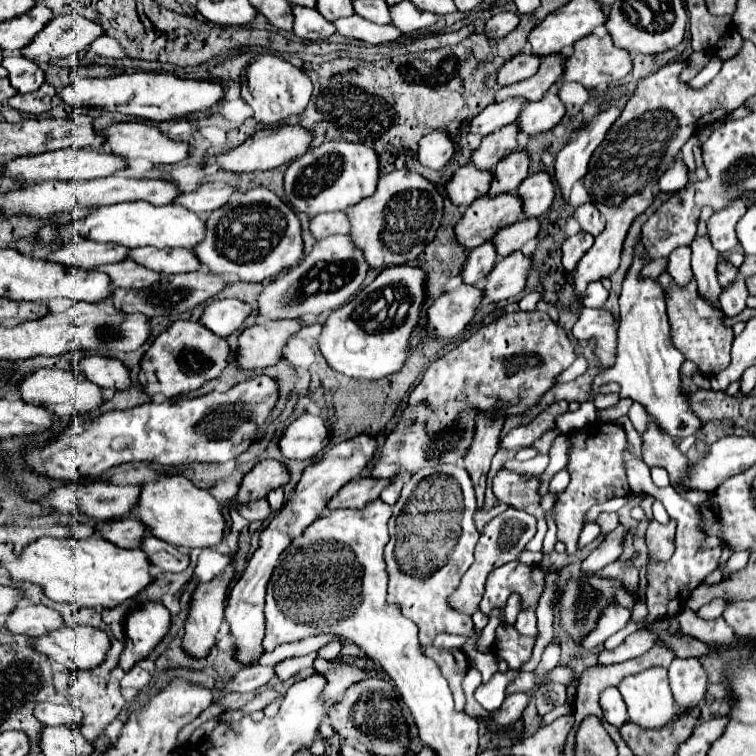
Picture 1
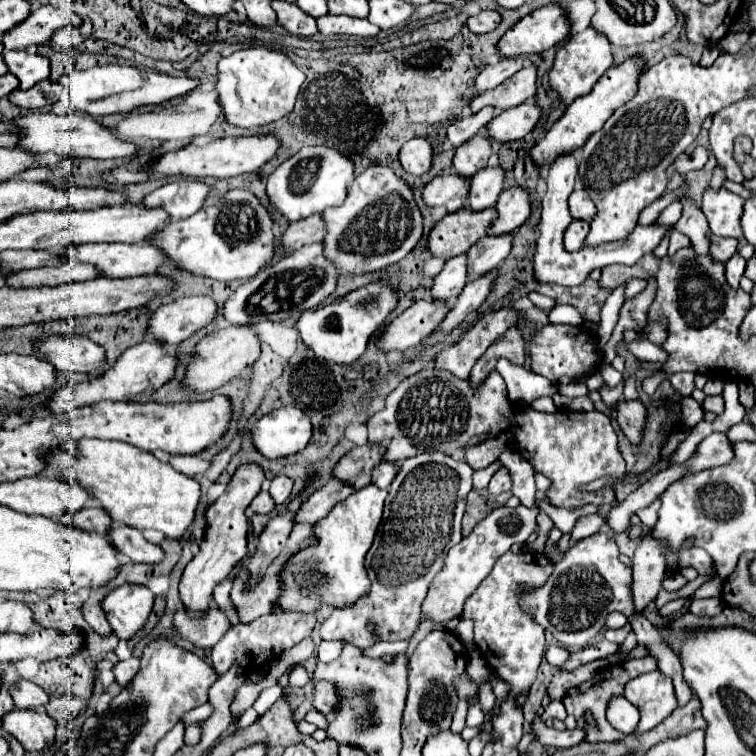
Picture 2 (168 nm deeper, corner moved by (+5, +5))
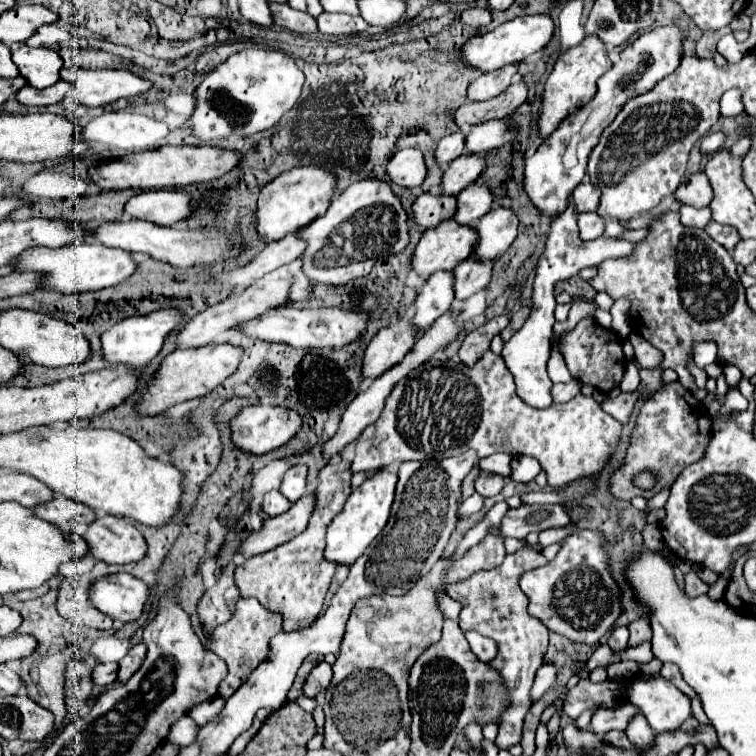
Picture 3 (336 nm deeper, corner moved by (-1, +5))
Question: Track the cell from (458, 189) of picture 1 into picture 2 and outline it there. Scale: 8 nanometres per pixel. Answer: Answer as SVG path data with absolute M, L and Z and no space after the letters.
M457 173L439 175L431 183L427 183L423 199L429 207L443 205L449 213L453 213L461 207L467 207L469 189L471 189L471 177L457 177Z

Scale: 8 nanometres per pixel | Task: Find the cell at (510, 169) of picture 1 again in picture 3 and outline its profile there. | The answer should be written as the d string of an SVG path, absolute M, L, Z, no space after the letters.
M483 183L469 185L457 197L457 213L453 215L453 221L459 225L475 225L491 209L491 203L493 195Z

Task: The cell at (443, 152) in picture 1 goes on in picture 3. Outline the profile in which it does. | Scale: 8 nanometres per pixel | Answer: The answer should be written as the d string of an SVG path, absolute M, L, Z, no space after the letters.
M401 149L387 163L387 175L395 185L417 187L427 175L425 159L419 149Z

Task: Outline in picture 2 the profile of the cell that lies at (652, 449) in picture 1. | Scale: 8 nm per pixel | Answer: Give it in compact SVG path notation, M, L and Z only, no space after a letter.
M619 401L617 409L615 409L615 417L617 417L625 437L633 445L639 445L643 441L647 407L641 401Z

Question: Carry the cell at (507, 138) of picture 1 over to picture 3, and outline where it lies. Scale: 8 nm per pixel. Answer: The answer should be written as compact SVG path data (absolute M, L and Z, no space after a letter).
M461 155L445 169L441 179L441 195L459 195L465 187L475 183L485 171L483 155Z

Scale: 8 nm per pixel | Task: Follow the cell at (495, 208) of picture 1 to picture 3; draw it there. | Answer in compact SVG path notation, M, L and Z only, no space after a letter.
M443 221L435 229L425 229L409 267L427 279L435 271L455 269L455 265L471 257L471 249L475 249L475 229Z

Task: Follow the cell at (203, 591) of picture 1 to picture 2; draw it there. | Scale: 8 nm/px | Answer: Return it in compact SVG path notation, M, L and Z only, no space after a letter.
M245 463L245 465L237 467L225 493L207 509L205 539L199 545L199 553L185 567L181 583L179 583L181 601L185 605L185 611L193 619L203 617L203 613L209 609L209 605L213 601L213 589L223 579L227 579L227 575L233 571L233 567L247 555L247 529L249 529L249 525L247 525L247 517L243 511L253 501L253 497L261 491L263 481L265 481L265 471L255 463Z

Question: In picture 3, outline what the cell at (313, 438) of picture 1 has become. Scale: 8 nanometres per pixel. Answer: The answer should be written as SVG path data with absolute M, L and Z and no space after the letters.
M249 405L243 407L233 419L231 419L231 439L233 445L243 449L245 453L263 455L269 453L281 445L285 445L295 433L301 429L301 417L287 409L287 407L273 407L273 405Z

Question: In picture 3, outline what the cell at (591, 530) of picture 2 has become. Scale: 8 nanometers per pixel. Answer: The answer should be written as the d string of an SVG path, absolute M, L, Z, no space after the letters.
M567 527L567 529L549 529L549 531L539 533L539 547L545 549L551 543L559 543L567 533L571 533L571 527Z

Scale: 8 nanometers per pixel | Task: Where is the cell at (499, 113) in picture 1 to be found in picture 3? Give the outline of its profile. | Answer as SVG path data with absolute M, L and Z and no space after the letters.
M453 133L443 137L435 149L435 161L439 163L441 169L445 169L459 155L463 155L463 133Z

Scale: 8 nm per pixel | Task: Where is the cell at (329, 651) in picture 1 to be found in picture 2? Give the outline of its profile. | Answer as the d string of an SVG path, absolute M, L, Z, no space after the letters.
M277 613L277 615L257 617L251 623L231 625L229 631L225 633L225 637L213 647L213 667L221 675L231 667L233 661L239 661L245 667L261 665L269 659L265 653L271 653L271 659L273 659L273 657L281 655L283 651L301 643L307 635L311 635L315 623L317 623L317 619L313 615L301 617L301 615L295 615L295 613L289 613L289 615L287 613Z

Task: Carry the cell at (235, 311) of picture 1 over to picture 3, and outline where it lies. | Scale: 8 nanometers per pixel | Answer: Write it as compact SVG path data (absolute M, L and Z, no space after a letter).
M161 309L153 311L149 315L137 315L123 319L115 323L111 329L107 329L101 335L101 351L103 351L103 361L109 365L127 365L127 367L143 367L147 365L163 347L163 339L177 327L181 321L181 313L175 309Z

